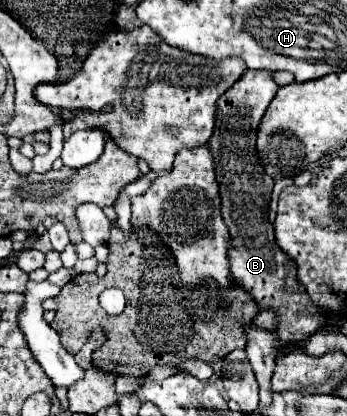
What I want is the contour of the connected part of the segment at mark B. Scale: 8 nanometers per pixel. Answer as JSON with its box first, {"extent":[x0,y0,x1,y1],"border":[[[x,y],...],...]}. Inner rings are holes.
{"extent":[208,70,324,352],"border":[[[246,70],[242,78],[218,98],[216,126],[208,144],[216,162],[214,168],[216,180],[220,184],[224,222],[232,236],[232,248],[228,256],[232,280],[238,286],[244,286],[252,298],[256,298],[260,310],[276,310],[276,316],[280,318],[276,336],[280,340],[280,350],[284,352],[288,346],[296,346],[296,342],[304,342],[304,338],[310,338],[316,330],[320,330],[324,326],[324,316],[298,284],[296,264],[276,246],[274,228],[268,220],[268,202],[274,180],[260,164],[256,152],[256,130],[278,88],[280,86],[274,82],[274,72]]]}

